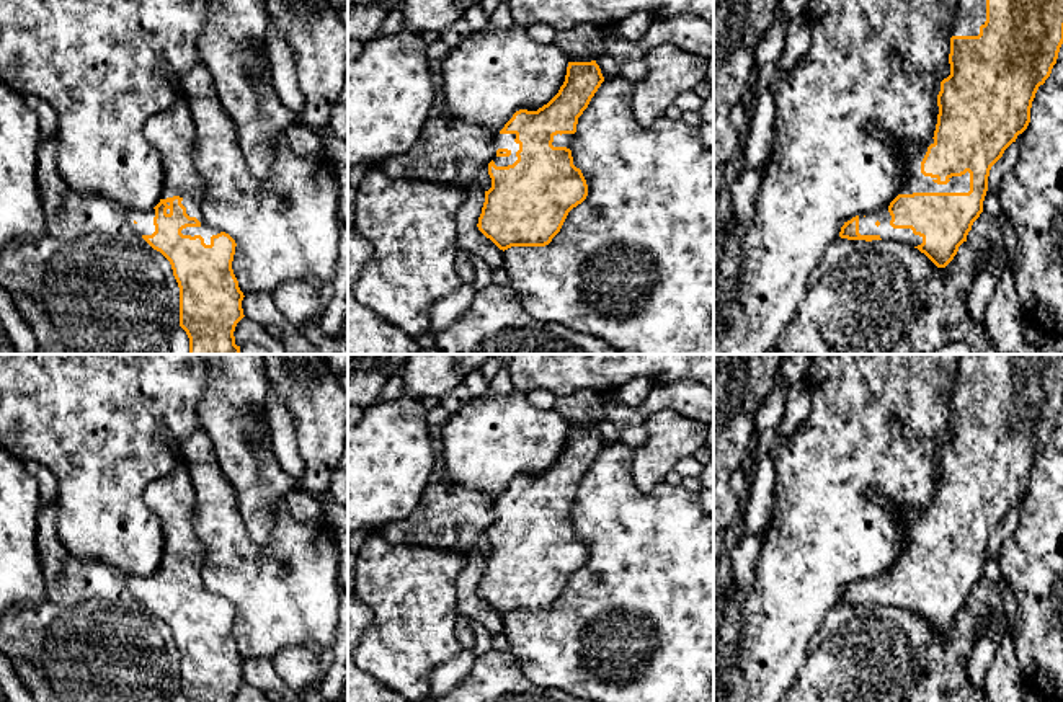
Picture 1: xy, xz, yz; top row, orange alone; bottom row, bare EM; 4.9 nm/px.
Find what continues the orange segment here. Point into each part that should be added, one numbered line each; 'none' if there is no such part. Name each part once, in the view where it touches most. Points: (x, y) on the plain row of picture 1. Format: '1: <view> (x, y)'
1: yz (915, 547)

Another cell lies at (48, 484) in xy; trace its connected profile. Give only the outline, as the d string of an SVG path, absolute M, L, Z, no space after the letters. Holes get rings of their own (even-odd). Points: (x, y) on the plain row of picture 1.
M21 459L21 460L28 473L31 473L39 485L39 503L41 509L44 509L56 500L59 490L57 478L52 473L52 470L49 470L44 464L29 459Z

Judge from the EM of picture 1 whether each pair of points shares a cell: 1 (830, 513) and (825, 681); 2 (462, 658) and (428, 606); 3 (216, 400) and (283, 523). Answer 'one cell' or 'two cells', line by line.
1: two cells
2: two cells
3: two cells

